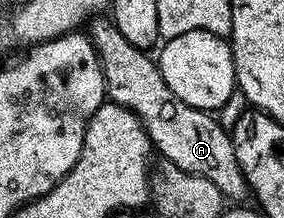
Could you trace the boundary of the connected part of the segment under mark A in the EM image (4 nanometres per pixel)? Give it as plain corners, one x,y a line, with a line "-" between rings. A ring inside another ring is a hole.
96,17
91,20
93,23
90,38
92,46
96,48
96,56
100,58
100,68
104,74
105,96
111,102
131,111
140,120
145,131
148,132
148,142
157,152
161,151
159,154
163,158
169,159
174,165
178,165
178,169
182,169
186,173
194,173
198,177
206,177
206,181
214,184
225,200
232,201
232,199
242,198
243,195
247,196
249,194
248,183
244,180
244,174
238,165
236,146
232,144
231,134
225,128
223,131
212,120
215,118
209,112
194,109
178,97
174,97
174,93
170,93
166,81
162,81
162,73
157,60
149,52
139,51
134,45
130,45
130,41
126,41
126,37
122,37
122,33
118,33
116,26
107,18
100,18
104,17

